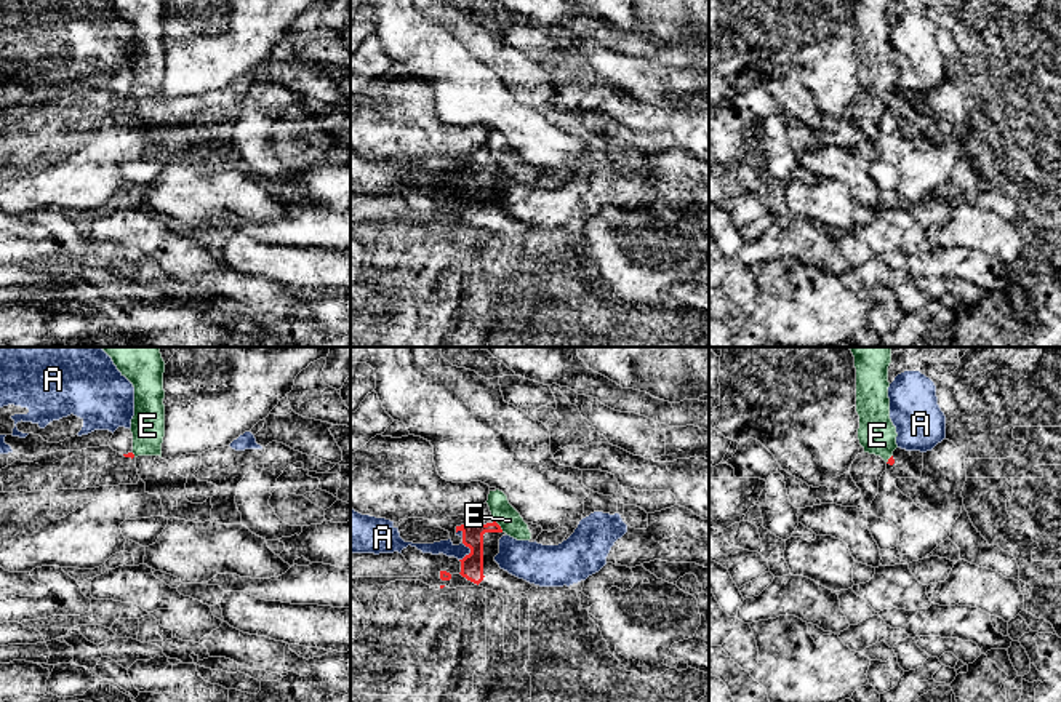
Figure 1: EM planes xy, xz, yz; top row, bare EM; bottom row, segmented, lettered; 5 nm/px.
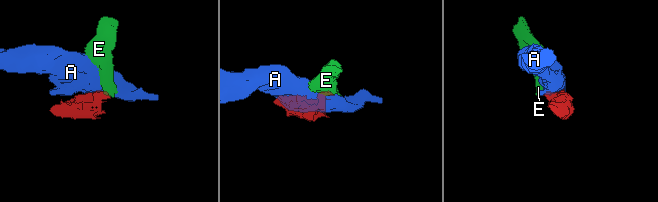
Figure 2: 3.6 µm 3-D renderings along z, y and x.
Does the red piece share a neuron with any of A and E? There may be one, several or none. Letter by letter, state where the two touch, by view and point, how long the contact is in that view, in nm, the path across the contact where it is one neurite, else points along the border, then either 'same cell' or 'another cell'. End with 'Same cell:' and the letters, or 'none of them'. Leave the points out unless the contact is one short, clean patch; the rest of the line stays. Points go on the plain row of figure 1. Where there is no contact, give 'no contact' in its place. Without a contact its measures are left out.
A: xz (471, 194) | 100 nm | along xz (463, 184), (469, 194), (460, 202) | another cell
E: xz (500, 168) | 80 nm | along xz (495, 162), (503, 173) | another cell
Same cell: none of them

